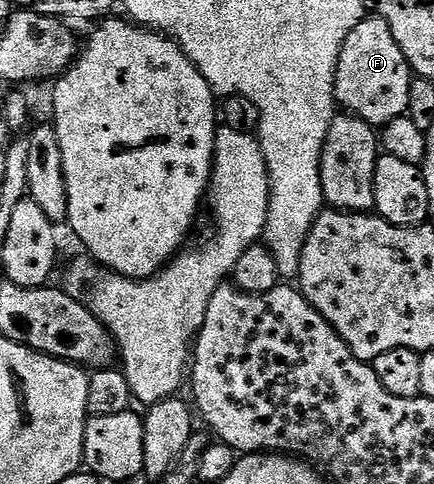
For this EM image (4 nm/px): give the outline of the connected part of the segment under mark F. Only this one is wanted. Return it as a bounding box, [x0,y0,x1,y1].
[335,17,412,129]

